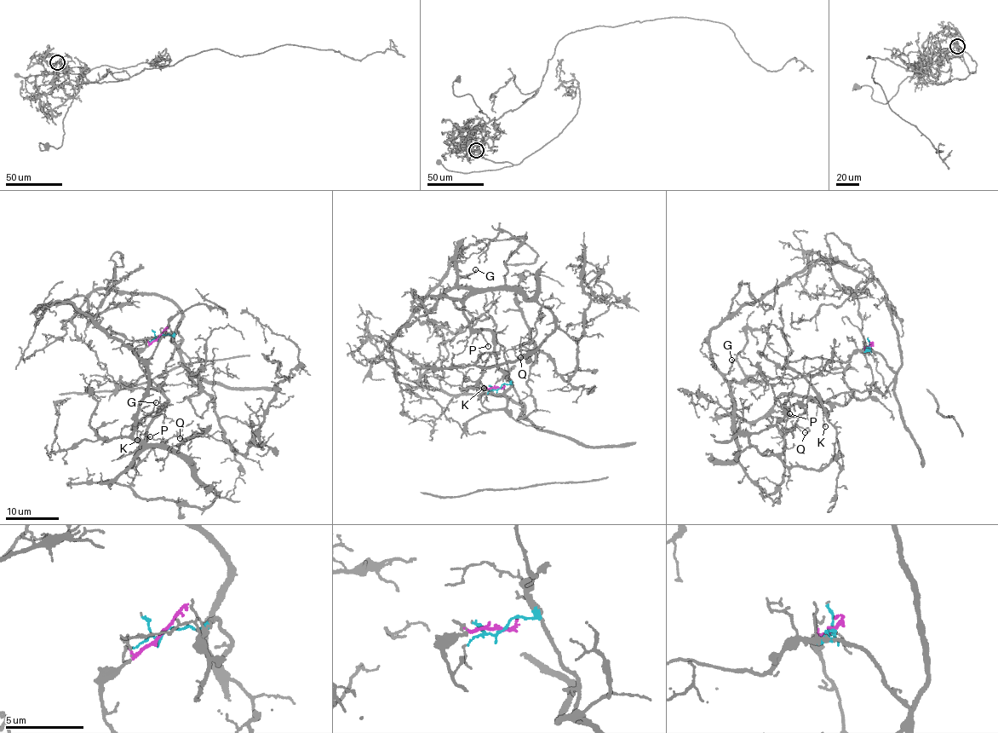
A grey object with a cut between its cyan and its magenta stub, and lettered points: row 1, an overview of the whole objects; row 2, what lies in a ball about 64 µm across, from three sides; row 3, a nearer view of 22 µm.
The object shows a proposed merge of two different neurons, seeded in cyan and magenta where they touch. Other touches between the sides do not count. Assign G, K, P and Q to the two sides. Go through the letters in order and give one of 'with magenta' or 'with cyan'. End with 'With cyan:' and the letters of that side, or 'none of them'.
G: with magenta
K: with magenta
P: with magenta
Q: with magenta
With cyan: none of them

